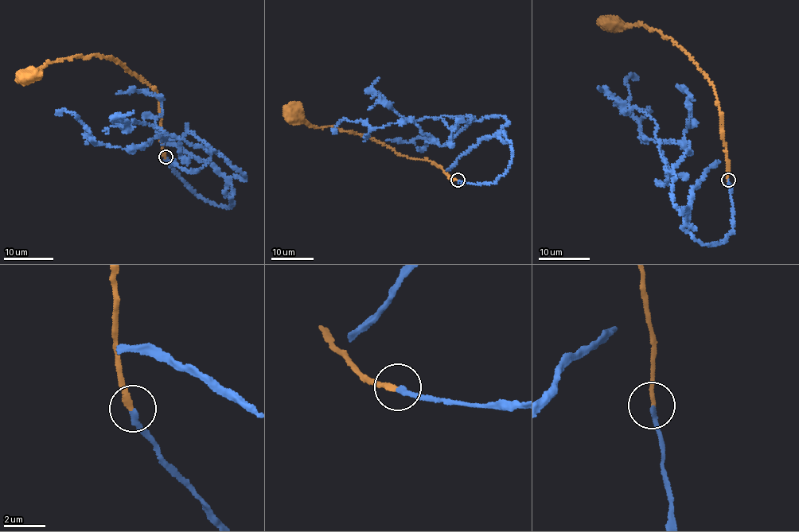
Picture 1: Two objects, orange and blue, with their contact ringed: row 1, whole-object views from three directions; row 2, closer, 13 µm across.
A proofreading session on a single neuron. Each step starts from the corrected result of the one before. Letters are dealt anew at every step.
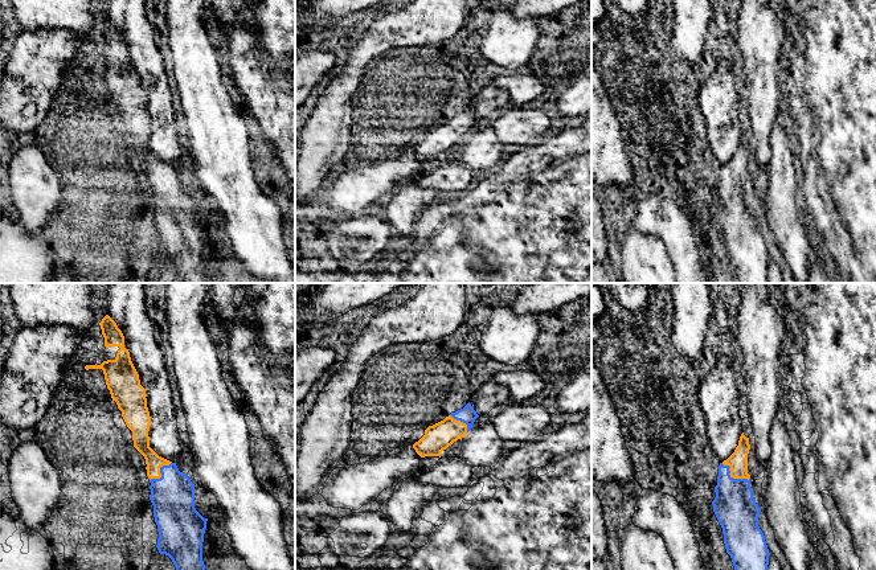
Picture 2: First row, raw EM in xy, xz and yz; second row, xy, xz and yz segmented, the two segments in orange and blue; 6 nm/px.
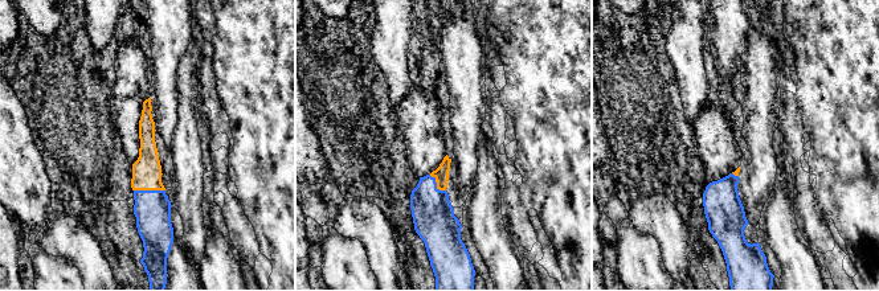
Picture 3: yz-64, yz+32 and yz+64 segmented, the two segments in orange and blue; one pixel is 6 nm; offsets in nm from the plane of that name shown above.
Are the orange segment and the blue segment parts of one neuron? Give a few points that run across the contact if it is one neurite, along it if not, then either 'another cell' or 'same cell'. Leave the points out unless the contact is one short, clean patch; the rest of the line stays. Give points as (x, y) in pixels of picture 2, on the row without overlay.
yz (737, 165), (732, 180), (733, 209), (736, 213) | same cell

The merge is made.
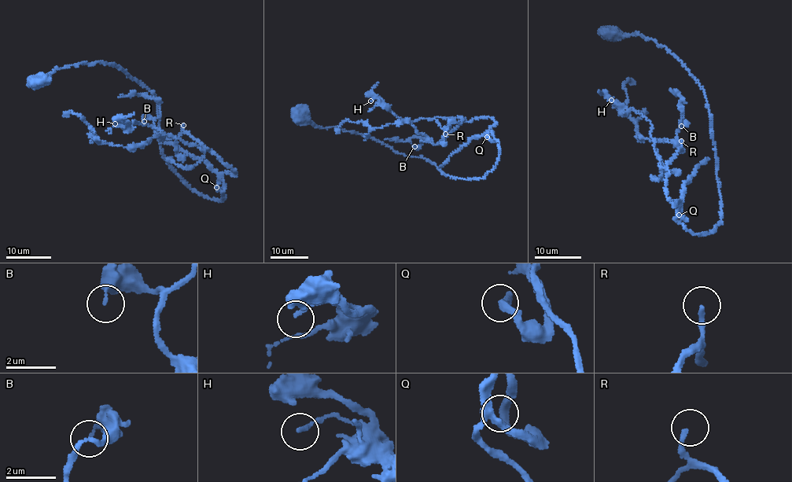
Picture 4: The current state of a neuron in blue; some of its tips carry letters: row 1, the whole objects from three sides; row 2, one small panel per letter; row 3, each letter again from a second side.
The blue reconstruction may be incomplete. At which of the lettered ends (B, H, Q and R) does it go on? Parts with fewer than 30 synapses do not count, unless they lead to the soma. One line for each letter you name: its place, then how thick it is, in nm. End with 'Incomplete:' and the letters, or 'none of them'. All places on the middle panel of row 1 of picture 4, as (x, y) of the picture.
R: at (445, 134); 170 nm thick
Incomplete: R

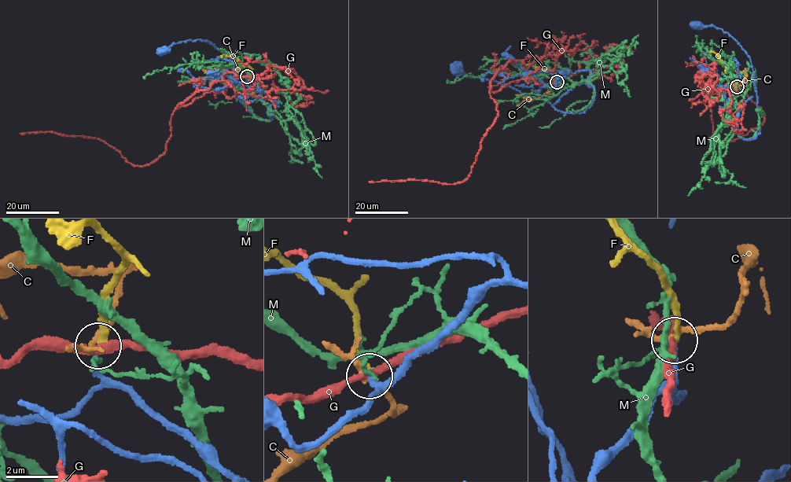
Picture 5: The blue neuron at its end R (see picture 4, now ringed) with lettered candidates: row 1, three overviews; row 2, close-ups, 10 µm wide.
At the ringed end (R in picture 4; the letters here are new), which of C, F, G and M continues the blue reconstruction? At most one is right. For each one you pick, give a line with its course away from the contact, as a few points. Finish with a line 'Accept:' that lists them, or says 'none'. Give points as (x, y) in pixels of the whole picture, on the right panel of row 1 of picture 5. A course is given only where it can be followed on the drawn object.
F: course (737, 86), (737, 82), (718, 56), (713, 51), (708, 53)
Accept: F

